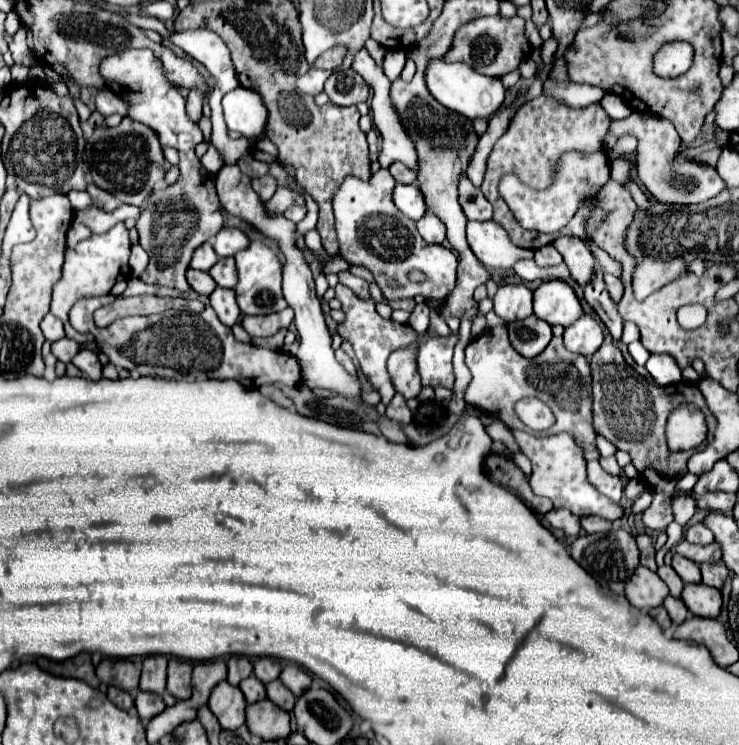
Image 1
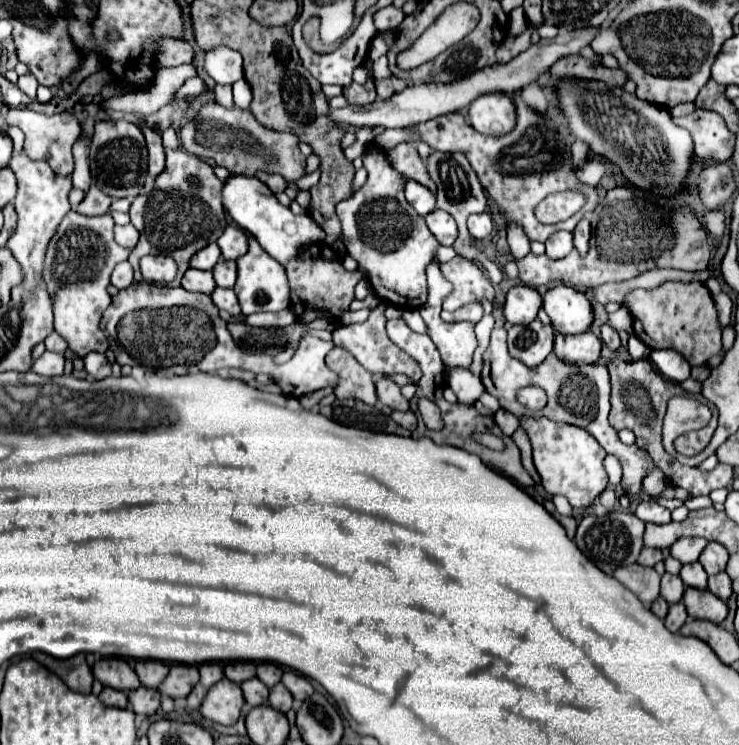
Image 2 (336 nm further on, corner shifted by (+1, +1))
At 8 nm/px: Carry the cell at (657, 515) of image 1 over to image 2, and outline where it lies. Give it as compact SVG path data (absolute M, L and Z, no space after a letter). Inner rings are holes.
M642 500L636 508L636 516L644 522L654 522L654 524L670 522L670 510L662 508L656 500Z

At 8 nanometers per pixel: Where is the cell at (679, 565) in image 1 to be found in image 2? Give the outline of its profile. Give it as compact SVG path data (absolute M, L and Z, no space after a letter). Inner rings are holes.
M694 562L694 564L684 564L682 570L680 570L680 578L684 580L686 586L692 586L692 588L698 588L698 590L706 590L706 572L702 568L700 562Z

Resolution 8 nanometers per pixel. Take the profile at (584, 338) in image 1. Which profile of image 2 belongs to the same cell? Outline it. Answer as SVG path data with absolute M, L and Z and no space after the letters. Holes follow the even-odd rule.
M584 332L578 336L562 336L554 338L554 354L566 364L594 364L600 358L602 340L592 332Z

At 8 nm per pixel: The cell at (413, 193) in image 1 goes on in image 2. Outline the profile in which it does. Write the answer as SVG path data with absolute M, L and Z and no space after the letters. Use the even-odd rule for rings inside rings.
M414 180L406 182L406 200L414 206L420 216L426 216L436 208L436 196L426 186Z

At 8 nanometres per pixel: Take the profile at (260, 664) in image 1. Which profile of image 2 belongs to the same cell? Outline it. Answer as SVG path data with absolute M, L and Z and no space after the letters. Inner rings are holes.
M270 662L258 664L258 678L260 678L268 688L272 688L274 684L278 684L278 682L282 680L282 674L284 674L284 668L278 666L278 664L270 664Z

